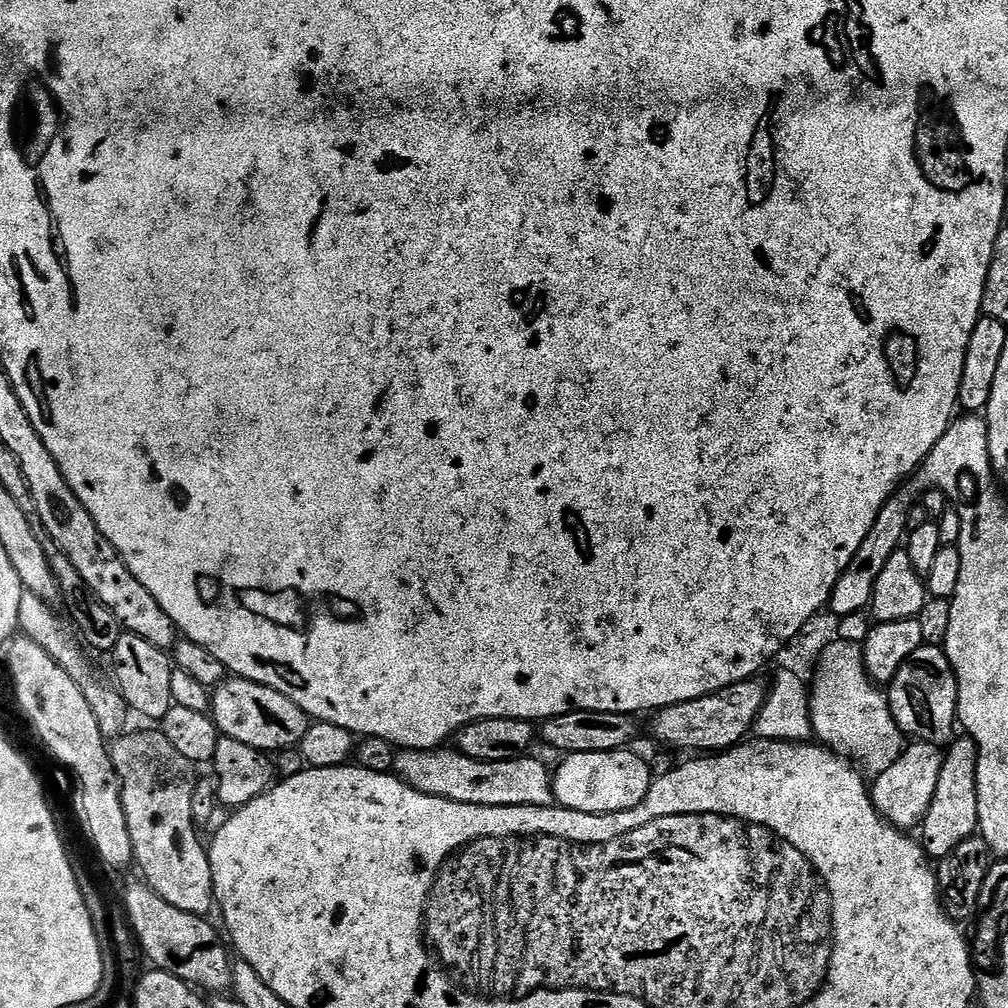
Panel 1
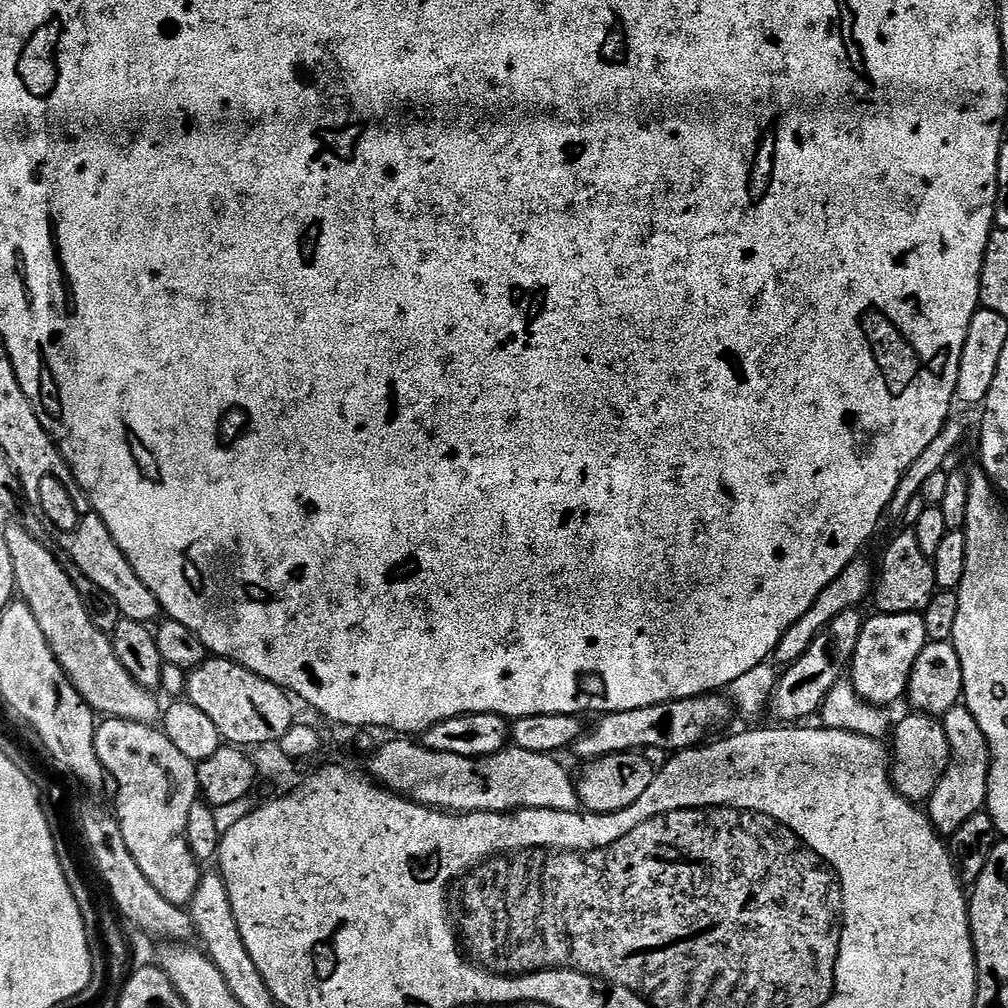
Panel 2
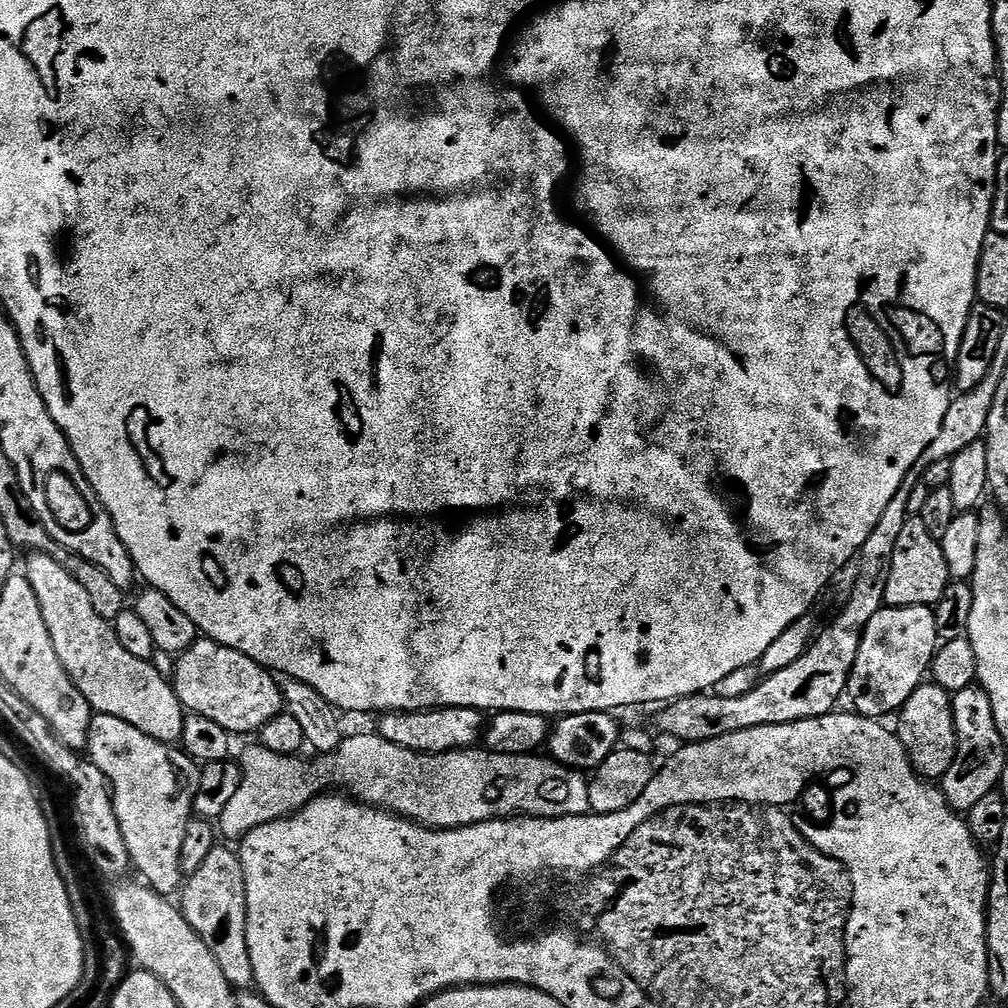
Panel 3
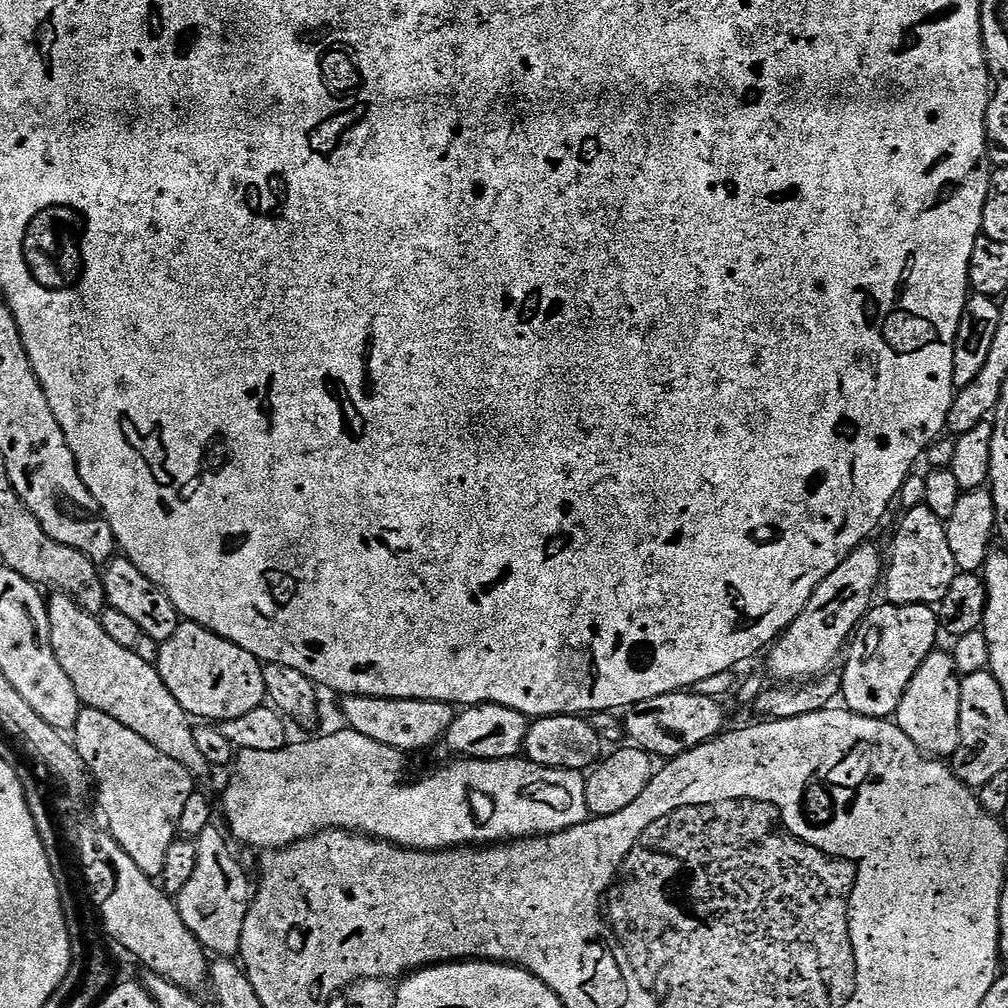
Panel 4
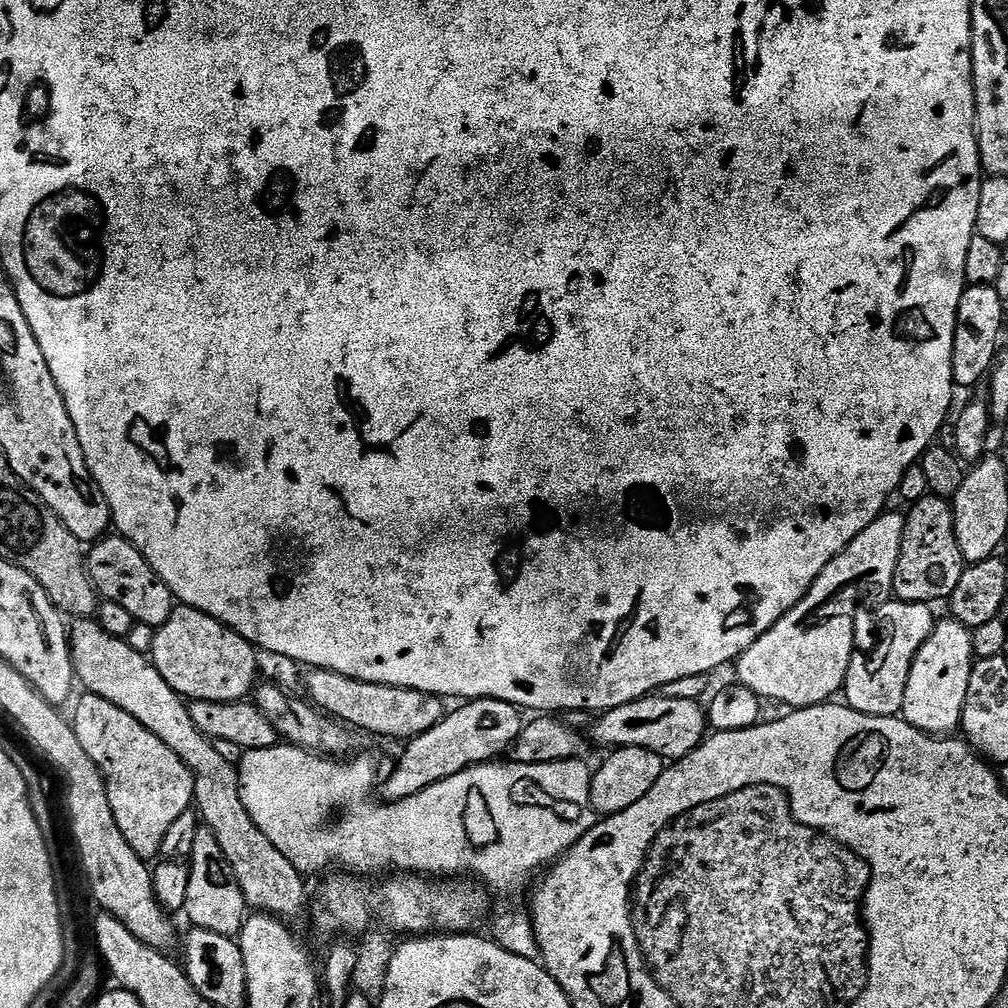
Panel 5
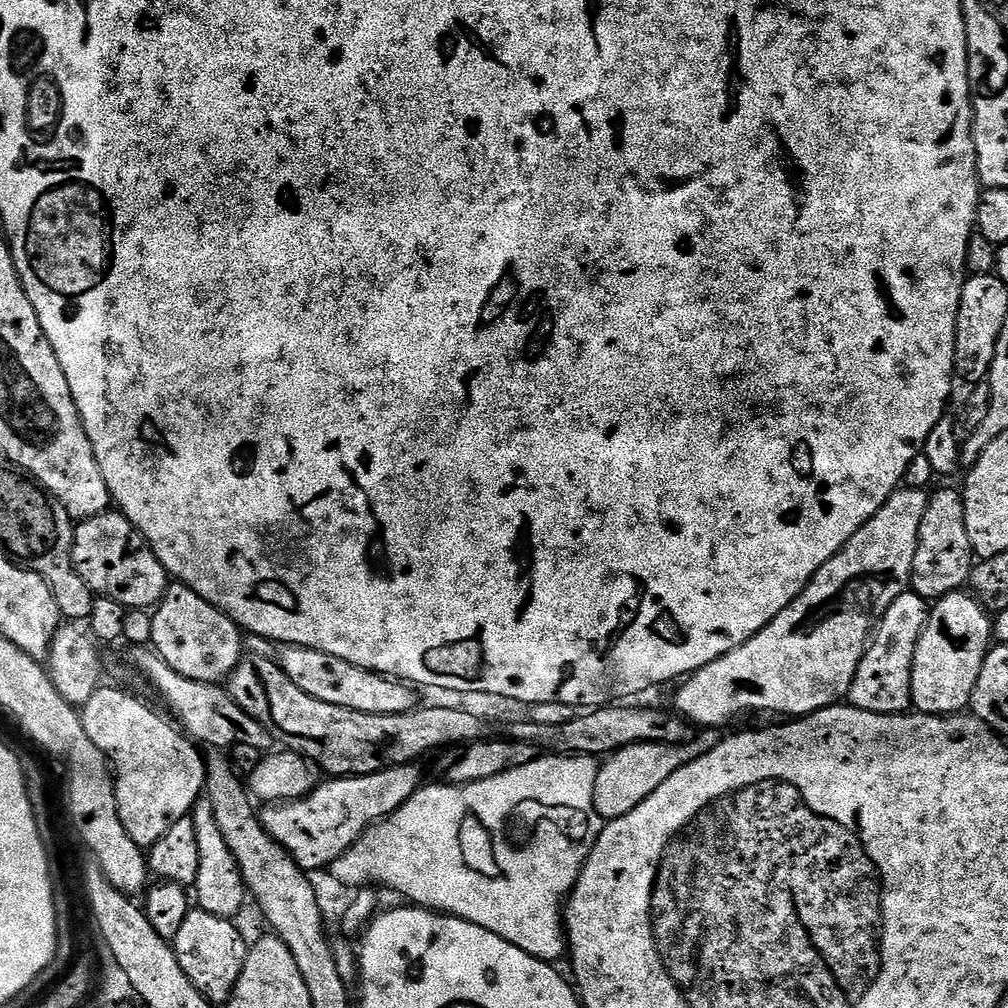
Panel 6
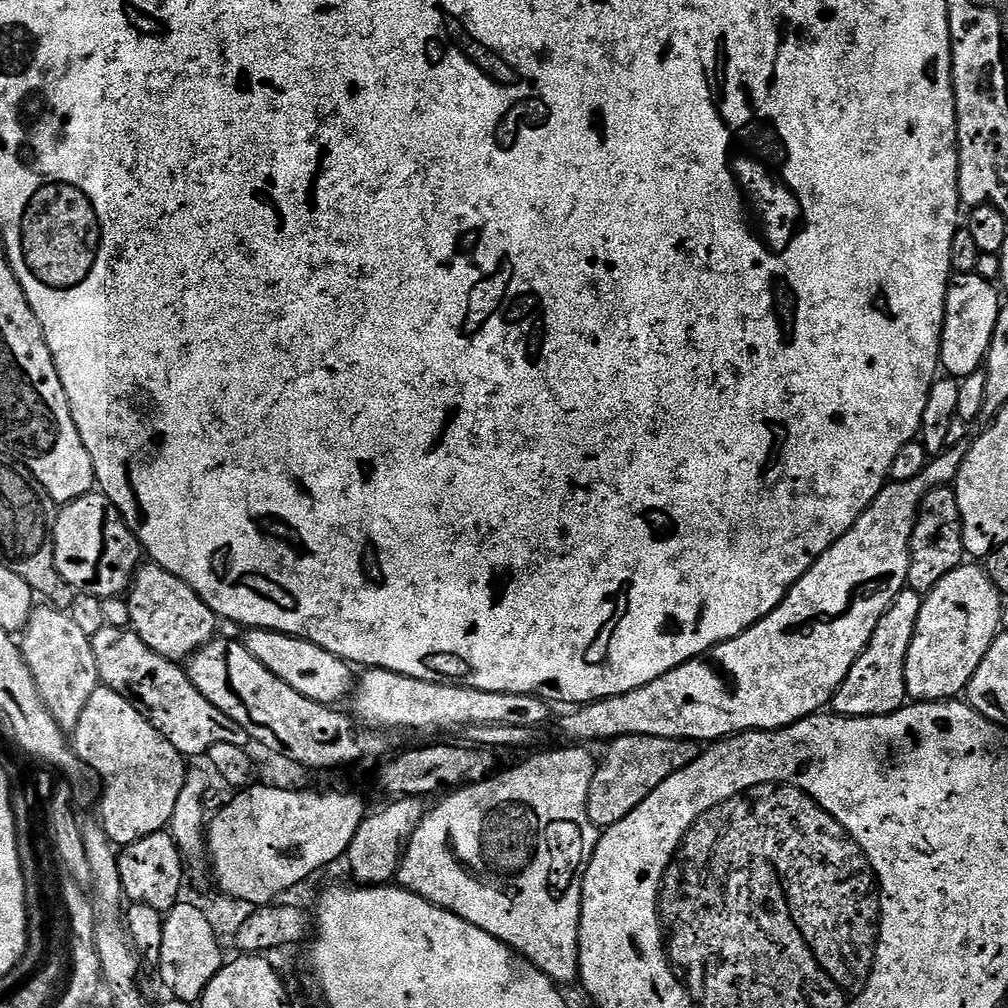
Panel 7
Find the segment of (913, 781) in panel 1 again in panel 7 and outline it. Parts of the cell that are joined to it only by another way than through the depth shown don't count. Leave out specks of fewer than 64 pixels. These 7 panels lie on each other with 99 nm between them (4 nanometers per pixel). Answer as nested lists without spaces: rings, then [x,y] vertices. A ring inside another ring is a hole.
[[[965,562],[950,570],[950,574],[923,597],[916,633],[906,658],[906,690],[913,701],[947,702],[959,697],[967,689],[970,678],[974,678],[974,670],[978,670],[982,658],[986,658],[986,650],[990,650],[994,638],[1002,631],[1000,619],[1006,606],[1005,601],[1000,601],[1002,593],[992,585],[987,571],[976,564],[979,563]]]

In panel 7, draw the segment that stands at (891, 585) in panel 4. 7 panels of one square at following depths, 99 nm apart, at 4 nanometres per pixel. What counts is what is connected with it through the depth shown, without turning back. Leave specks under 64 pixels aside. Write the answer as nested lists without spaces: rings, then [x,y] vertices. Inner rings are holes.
[[[947,487],[927,492],[920,504],[920,512],[916,516],[916,525],[912,531],[907,587],[911,591],[927,594],[935,584],[942,582],[942,578],[946,578],[946,574],[950,574],[950,570],[960,567],[965,560],[960,511],[955,491]]]

